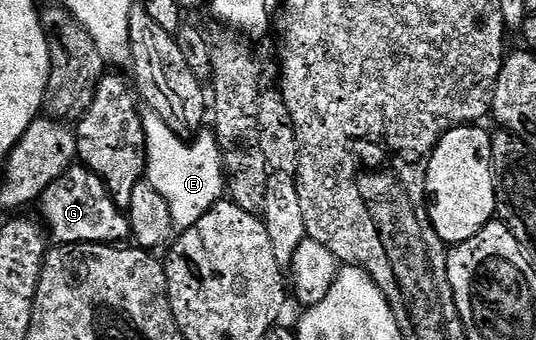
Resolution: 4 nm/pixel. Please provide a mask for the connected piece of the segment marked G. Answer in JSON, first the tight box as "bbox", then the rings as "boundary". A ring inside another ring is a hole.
{"bbox":[39,167,130,245],"boundary":[[[86,167],[68,169],[52,181],[39,198],[40,205],[40,220],[48,236],[52,240],[54,237],[61,245],[116,245],[130,240],[126,210],[117,205],[101,177]]]}

